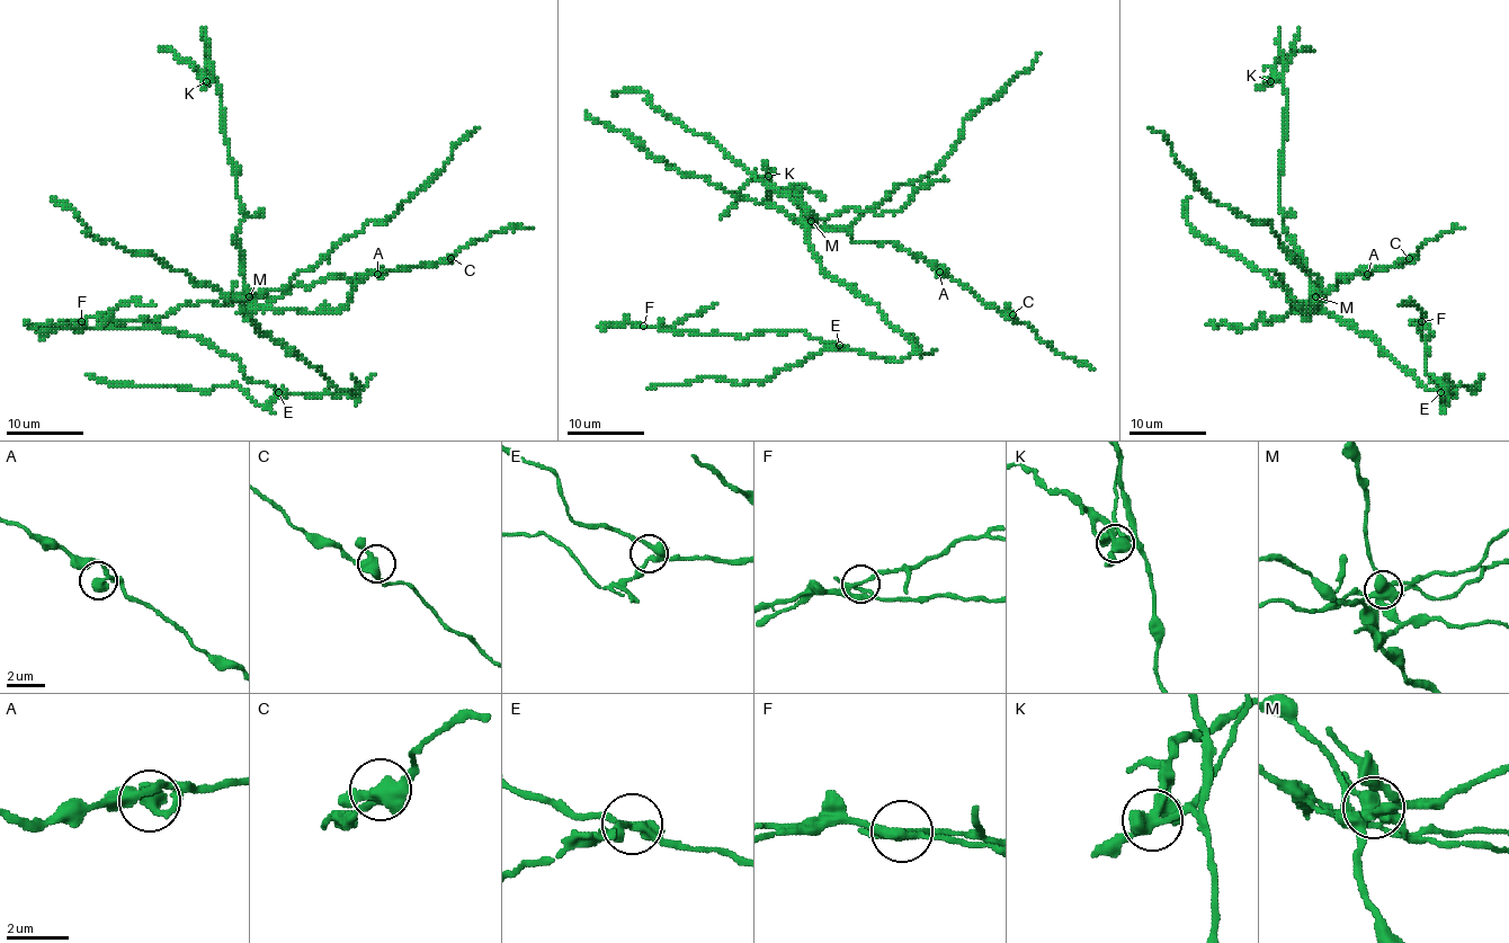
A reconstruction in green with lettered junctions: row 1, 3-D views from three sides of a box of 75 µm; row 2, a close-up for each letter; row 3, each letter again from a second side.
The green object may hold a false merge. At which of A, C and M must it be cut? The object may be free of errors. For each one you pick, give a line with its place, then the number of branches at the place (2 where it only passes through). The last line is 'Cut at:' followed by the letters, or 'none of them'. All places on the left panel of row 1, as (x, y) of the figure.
M: (249, 296) | 5
Cut at: M

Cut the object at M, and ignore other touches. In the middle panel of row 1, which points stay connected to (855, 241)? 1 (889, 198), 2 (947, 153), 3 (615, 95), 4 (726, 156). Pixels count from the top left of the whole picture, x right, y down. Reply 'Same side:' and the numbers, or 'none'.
Same side: 1, 2

